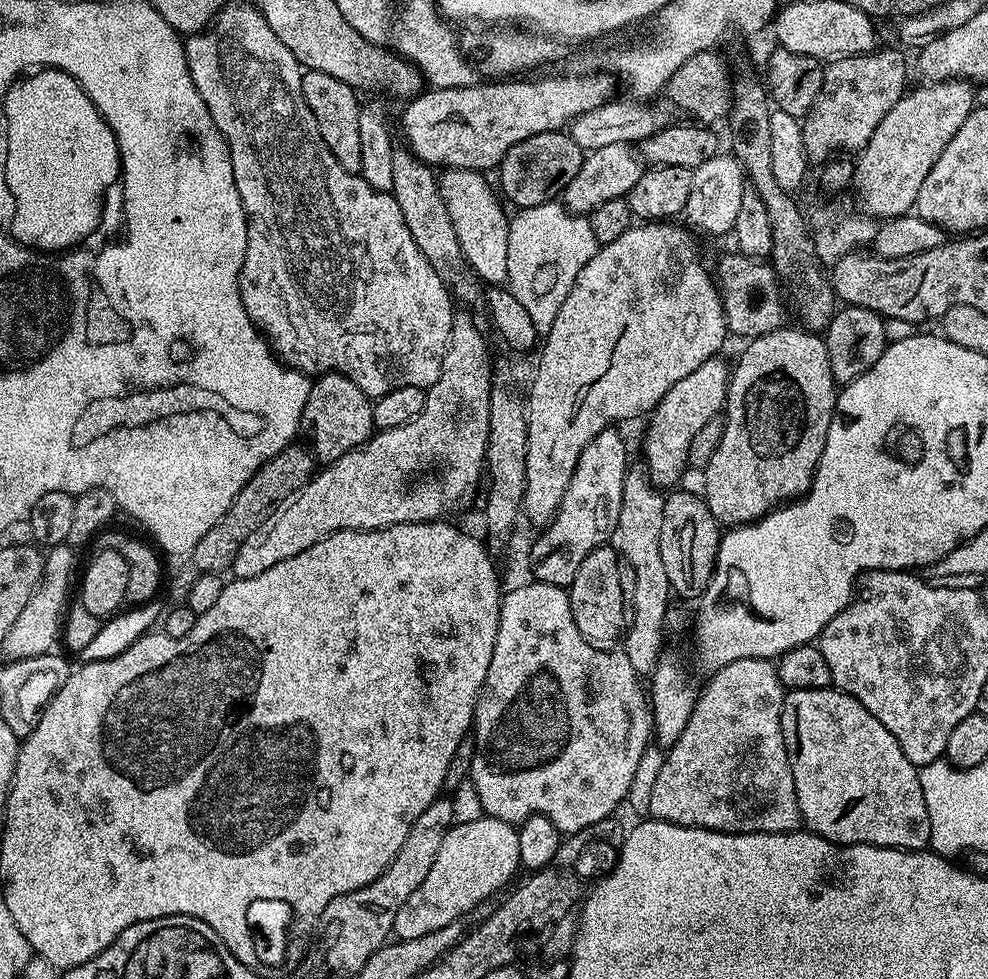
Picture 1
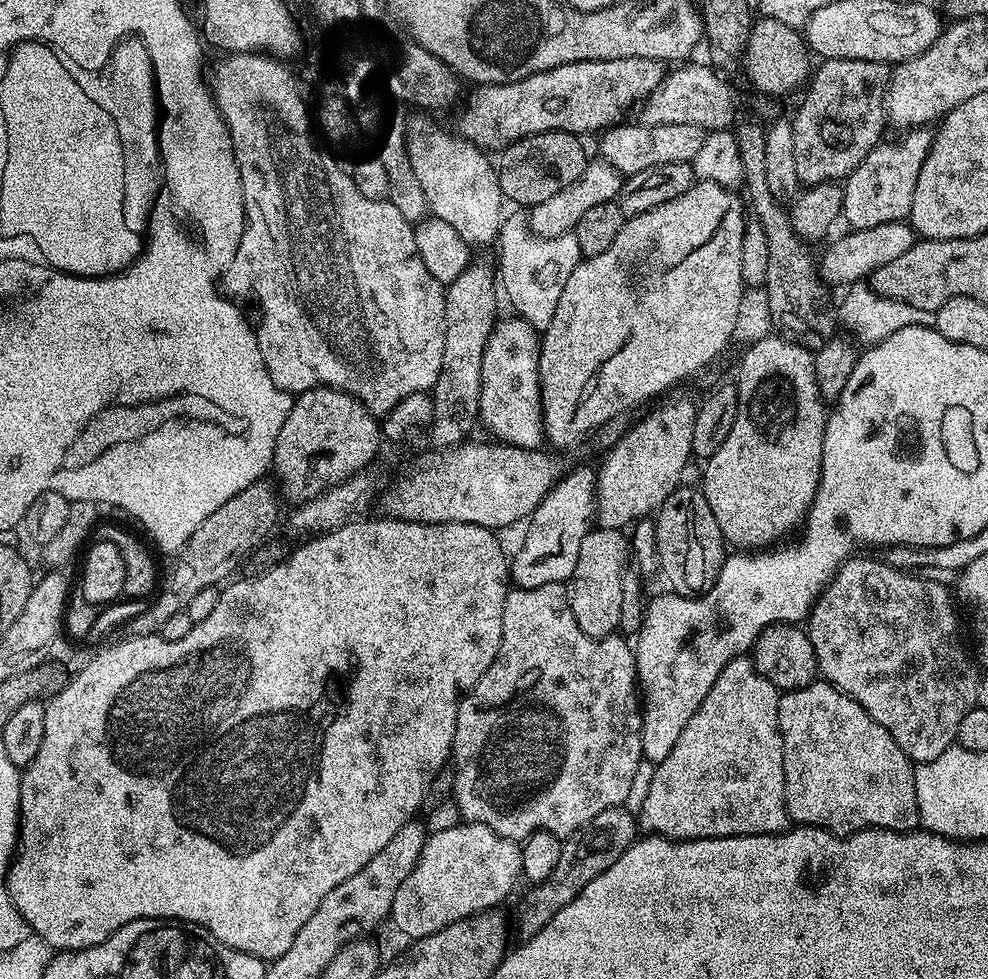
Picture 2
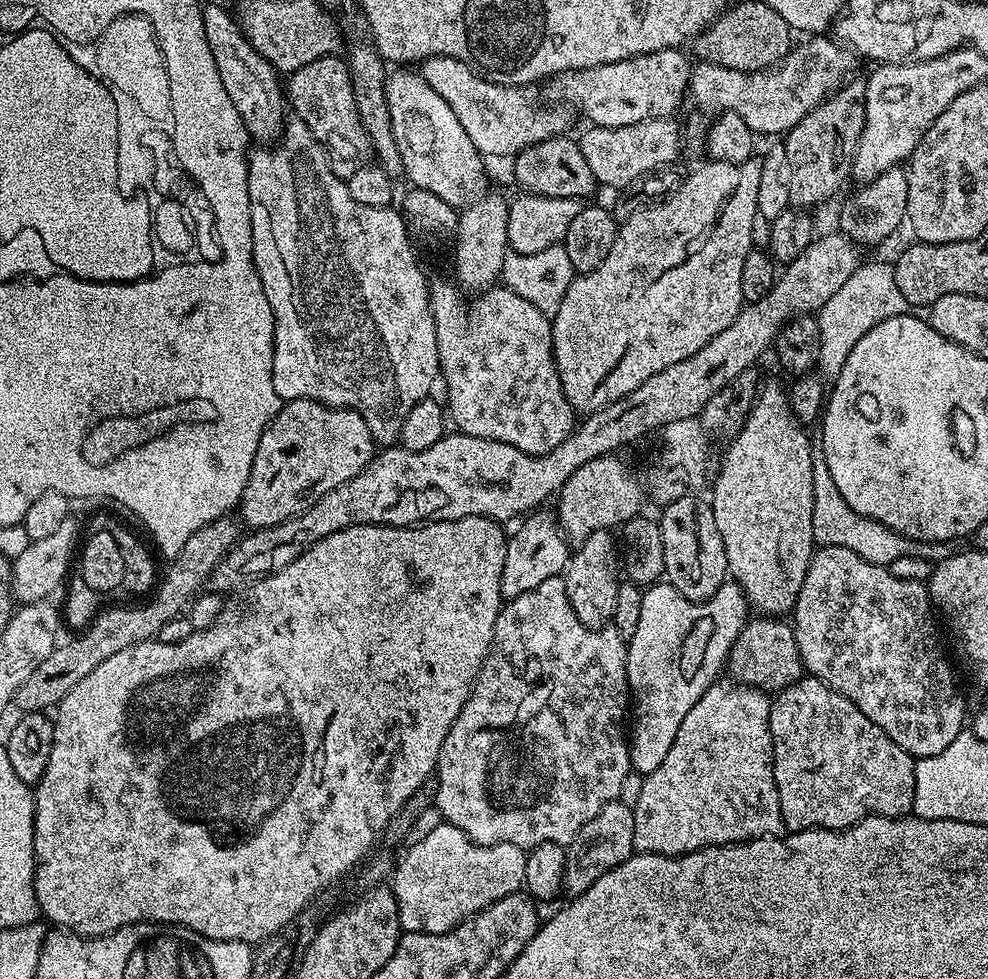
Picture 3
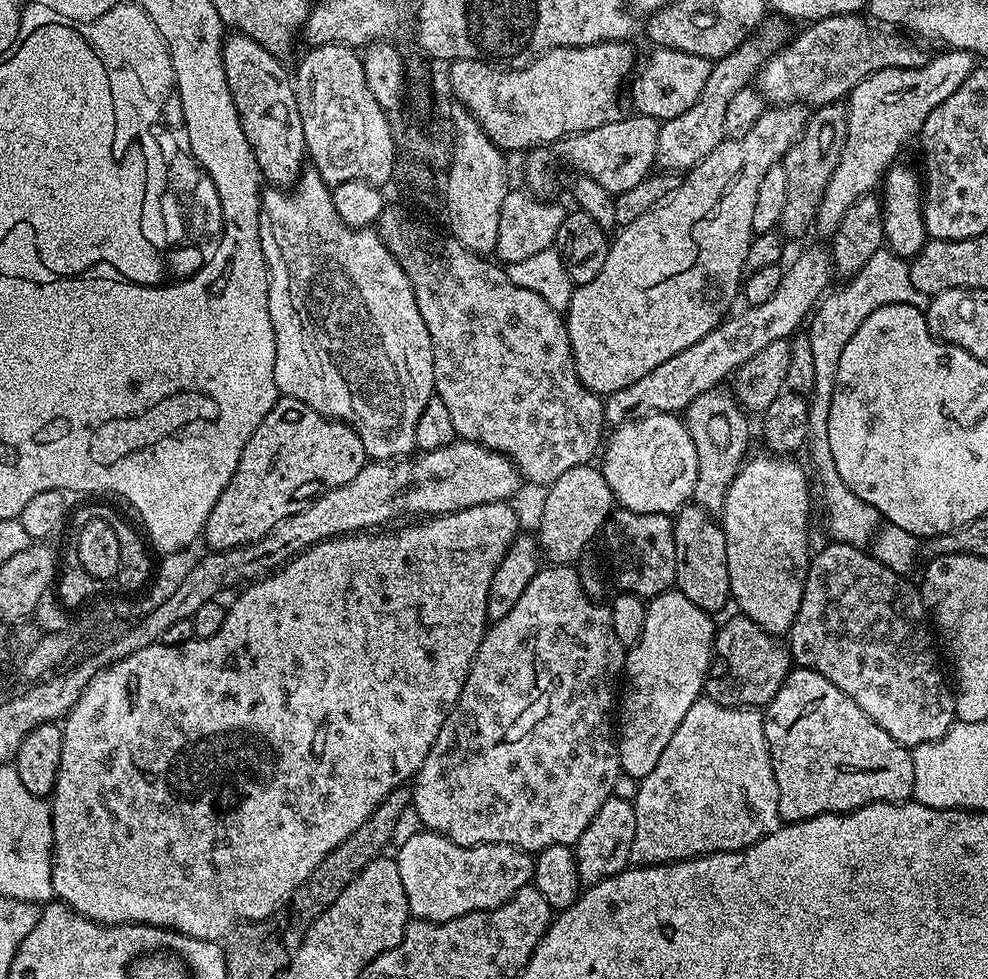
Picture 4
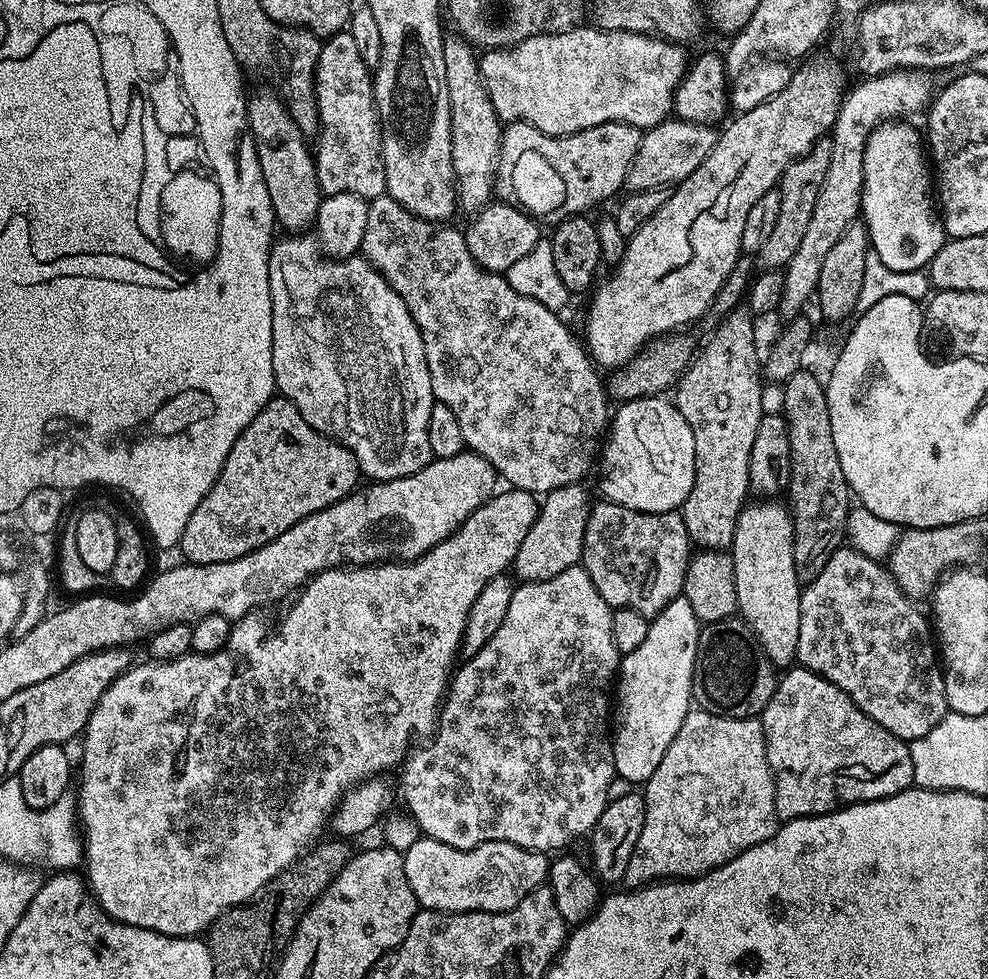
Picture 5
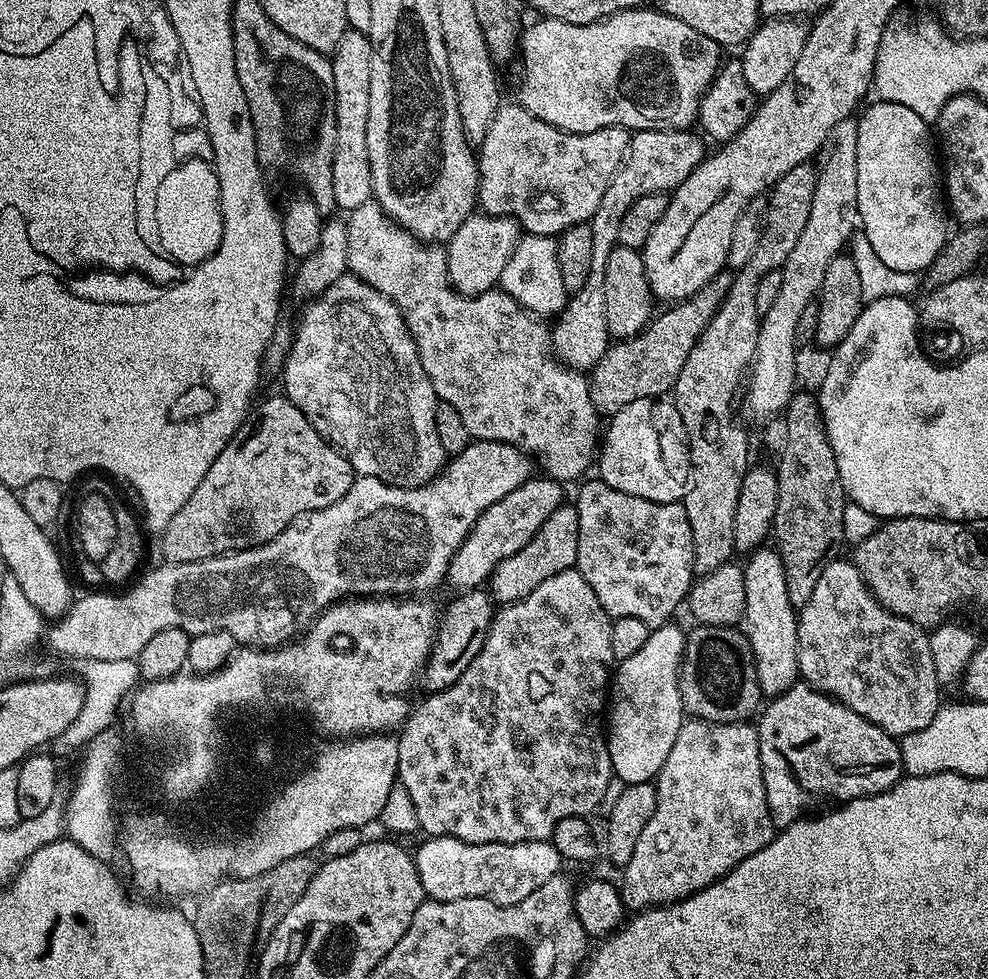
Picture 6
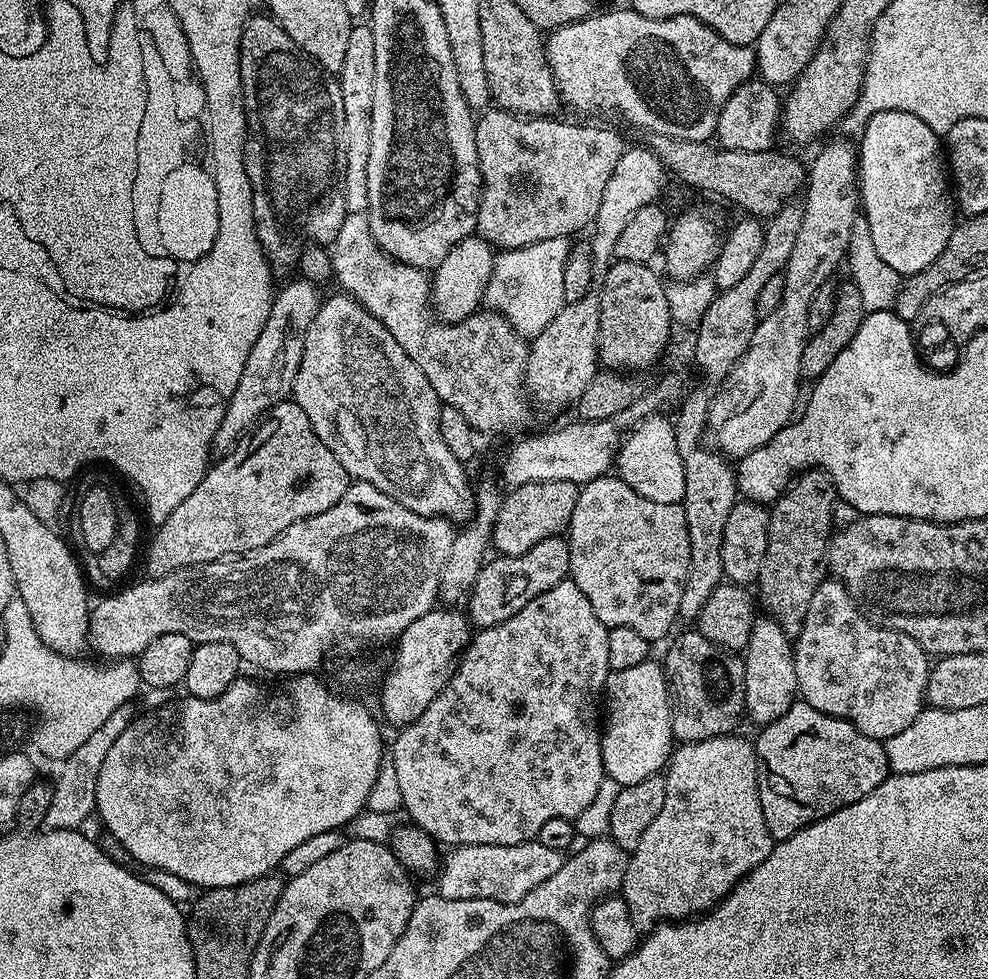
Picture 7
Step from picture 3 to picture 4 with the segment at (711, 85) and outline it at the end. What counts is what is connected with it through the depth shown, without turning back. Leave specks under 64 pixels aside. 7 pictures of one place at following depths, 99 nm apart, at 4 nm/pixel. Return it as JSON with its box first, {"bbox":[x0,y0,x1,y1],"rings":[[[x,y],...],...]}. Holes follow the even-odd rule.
{"bbox":[754,14,926,106],"rings":[[[860,14],[851,16],[831,16],[821,20],[813,20],[800,37],[789,39],[788,43],[772,55],[764,63],[755,77],[754,84],[765,101],[772,106],[787,106],[799,104],[801,106],[819,106],[822,104],[834,104],[843,101],[849,92],[858,86],[870,74],[887,68],[917,68],[922,66],[926,59],[926,53],[919,48],[919,43],[900,36],[887,36],[876,28],[871,28]]]}

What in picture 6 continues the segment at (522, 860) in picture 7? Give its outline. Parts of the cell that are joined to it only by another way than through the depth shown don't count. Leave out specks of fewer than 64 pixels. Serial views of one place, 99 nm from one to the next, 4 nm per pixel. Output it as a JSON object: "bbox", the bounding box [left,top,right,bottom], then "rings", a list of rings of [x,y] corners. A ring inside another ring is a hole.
{"bbox":[414,836,562,906],"rings":[[[434,836],[425,839],[420,849],[415,849],[414,859],[425,897],[434,900],[457,900],[458,898],[486,898],[498,906],[520,904],[522,898],[530,898],[538,886],[561,875],[562,857],[552,845],[551,839],[523,840],[513,844],[467,844],[453,836]]]}

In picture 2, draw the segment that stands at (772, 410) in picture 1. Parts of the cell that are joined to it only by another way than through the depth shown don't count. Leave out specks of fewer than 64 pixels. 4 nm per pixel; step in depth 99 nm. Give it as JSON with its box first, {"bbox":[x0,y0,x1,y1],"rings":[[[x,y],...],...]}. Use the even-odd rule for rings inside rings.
{"bbox":[702,334,826,550],"rings":[[[779,334],[764,336],[756,340],[744,352],[740,360],[740,369],[736,372],[734,383],[738,398],[738,414],[734,414],[734,426],[730,426],[730,434],[726,434],[726,442],[714,450],[714,454],[702,468],[702,491],[706,502],[710,502],[710,510],[714,510],[714,518],[718,521],[718,530],[722,530],[725,541],[733,544],[736,550],[767,550],[779,545],[792,531],[803,525],[806,517],[812,512],[812,503],[820,485],[820,471],[822,470],[822,446],[824,445],[824,422],[826,419],[826,403],[820,396],[818,382],[815,381],[815,362],[813,353],[807,348],[798,346],[794,342],[785,340]]]}

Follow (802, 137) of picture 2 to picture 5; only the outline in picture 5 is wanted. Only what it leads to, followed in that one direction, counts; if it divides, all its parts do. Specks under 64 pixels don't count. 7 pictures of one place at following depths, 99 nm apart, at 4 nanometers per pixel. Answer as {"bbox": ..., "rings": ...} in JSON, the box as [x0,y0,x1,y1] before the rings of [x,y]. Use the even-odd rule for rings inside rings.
{"bbox":[754,138,831,270],"rings":[[[823,138],[814,142],[814,146],[805,156],[800,156],[780,175],[778,185],[778,214],[774,218],[774,230],[770,230],[770,238],[766,238],[760,251],[755,253],[754,260],[761,269],[780,270],[794,258],[794,250],[802,243],[806,235],[806,226],[814,214],[814,202],[818,202],[818,190],[822,190],[822,178],[826,178],[826,170],[830,166],[831,139]]]}

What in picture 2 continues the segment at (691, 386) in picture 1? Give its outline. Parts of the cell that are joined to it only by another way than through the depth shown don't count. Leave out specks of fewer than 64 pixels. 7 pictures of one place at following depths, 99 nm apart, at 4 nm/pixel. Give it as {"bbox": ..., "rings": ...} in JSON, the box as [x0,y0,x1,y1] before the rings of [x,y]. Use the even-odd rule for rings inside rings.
{"bbox":[595,396,697,529],"rings":[[[676,396],[665,404],[660,404],[645,420],[640,420],[632,429],[621,435],[620,441],[607,449],[605,458],[598,464],[596,473],[596,514],[595,519],[601,528],[627,529],[636,521],[651,517],[670,498],[674,489],[681,487],[679,474],[682,466],[693,459],[692,439],[694,438],[694,418],[697,401],[688,396]]]}

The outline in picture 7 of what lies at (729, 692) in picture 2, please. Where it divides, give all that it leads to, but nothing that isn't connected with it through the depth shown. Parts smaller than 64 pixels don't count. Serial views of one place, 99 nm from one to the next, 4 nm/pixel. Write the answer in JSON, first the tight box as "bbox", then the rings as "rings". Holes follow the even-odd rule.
{"bbox":[622,734,774,930],"rings":[[[729,734],[715,736],[689,744],[681,743],[673,751],[667,765],[664,781],[666,782],[666,802],[662,802],[662,810],[658,810],[658,818],[646,826],[638,846],[630,853],[626,874],[624,875],[624,887],[622,895],[626,906],[630,910],[630,918],[634,918],[634,926],[641,930],[651,930],[665,922],[684,922],[689,918],[699,917],[716,907],[749,872],[754,869],[771,854],[774,841],[770,830],[766,826],[766,814],[762,814],[762,802],[760,801],[760,783],[758,782],[759,767],[756,763],[756,745],[751,739],[740,736],[741,734]]]}

